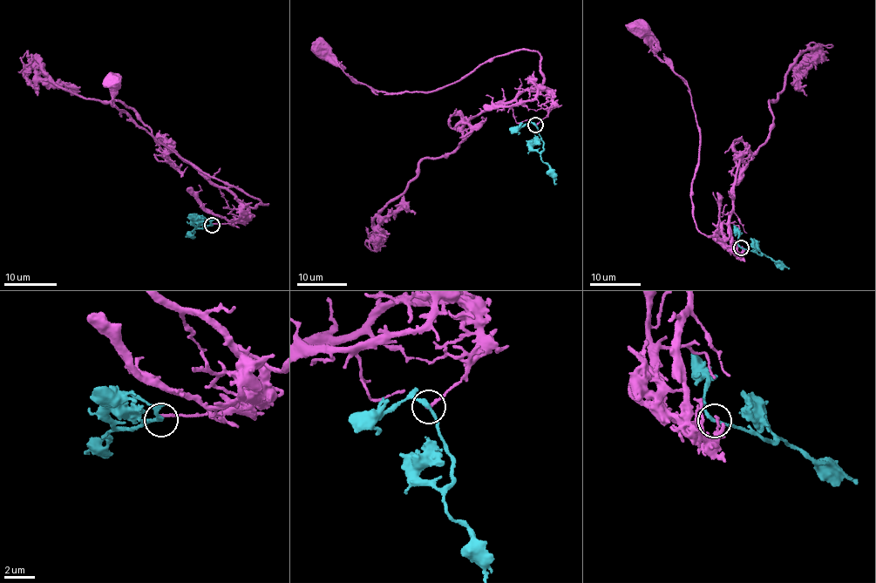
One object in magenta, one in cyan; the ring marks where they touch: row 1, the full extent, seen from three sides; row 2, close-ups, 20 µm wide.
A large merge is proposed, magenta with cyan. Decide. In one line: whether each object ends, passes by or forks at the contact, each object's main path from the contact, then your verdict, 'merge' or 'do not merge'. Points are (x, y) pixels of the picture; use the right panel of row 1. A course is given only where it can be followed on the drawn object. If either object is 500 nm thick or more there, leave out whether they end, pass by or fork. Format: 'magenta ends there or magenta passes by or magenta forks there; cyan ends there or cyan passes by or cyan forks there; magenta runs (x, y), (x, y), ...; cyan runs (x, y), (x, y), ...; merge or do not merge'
magenta ends there; cyan passes by; magenta runs (742, 247), (693, 220), (700, 134), (690, 94), (641, 26); cyan runs (741, 247), (768, 255), (789, 267); do not merge

